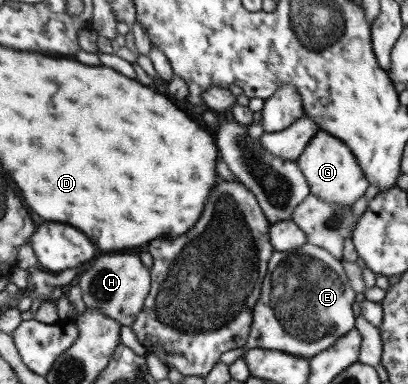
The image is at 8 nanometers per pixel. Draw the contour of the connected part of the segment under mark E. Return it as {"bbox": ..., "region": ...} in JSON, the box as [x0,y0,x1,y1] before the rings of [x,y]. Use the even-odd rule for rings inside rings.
{"bbox":[243,243,355,358],"region":[[[305,243],[295,250],[274,250],[262,278],[261,292],[251,312],[251,324],[243,348],[264,348],[278,350],[301,358],[311,358],[329,348],[337,337],[354,328],[355,292],[349,286],[344,265],[335,259],[327,250]]]}

